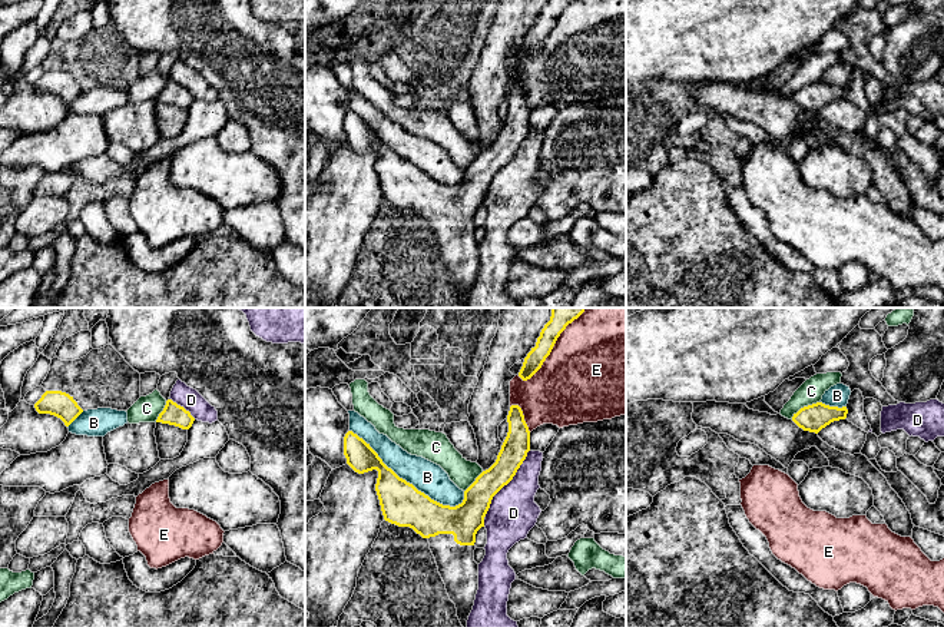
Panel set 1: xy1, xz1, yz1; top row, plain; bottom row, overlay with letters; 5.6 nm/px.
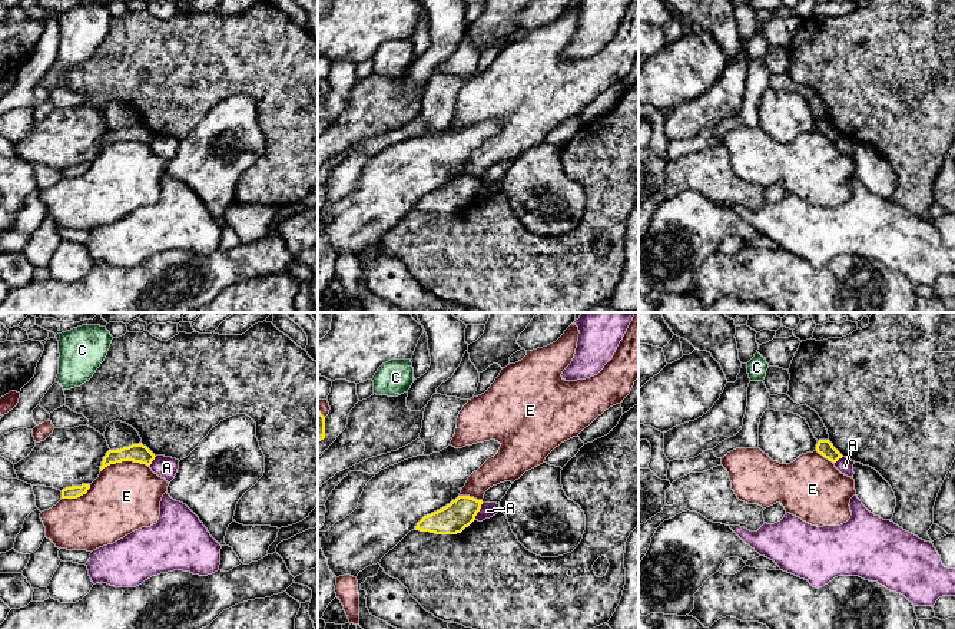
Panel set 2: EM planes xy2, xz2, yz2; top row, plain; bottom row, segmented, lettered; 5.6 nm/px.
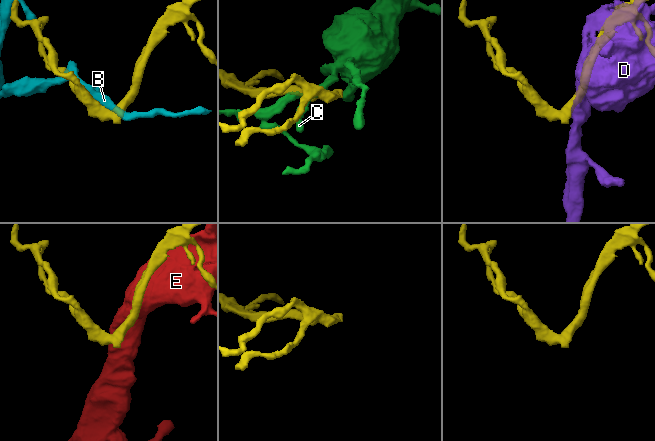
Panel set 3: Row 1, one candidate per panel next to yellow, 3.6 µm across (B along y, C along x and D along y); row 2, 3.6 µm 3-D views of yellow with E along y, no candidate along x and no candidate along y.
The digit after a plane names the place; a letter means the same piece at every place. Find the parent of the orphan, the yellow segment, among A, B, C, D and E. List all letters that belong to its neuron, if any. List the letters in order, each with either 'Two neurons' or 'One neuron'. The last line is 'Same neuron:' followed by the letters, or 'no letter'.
A: Two neurons
B: Two neurons
C: Two neurons
D: Two neurons
E: Two neurons
Same neuron: no letter

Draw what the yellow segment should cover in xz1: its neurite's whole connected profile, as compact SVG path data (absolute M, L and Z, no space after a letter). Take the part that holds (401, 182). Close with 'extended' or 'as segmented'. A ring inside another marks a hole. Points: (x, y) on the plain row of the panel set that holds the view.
M519 84L510 86L507 102L509 112L496 142L476 157L476 160L464 170L463 182L456 186L443 185L431 179L413 163L400 157L382 142L370 123L352 110L348 110L344 116L344 135L347 143L358 153L372 149L378 150L375 170L384 199L398 206L410 206L423 218L428 219L430 229L445 263L447 273L456 283L457 296L464 308L467 308L467 299L478 269L478 243L474 240L476 213L484 206L484 196L490 188L493 176L513 159L530 130L530 110Z | extended

